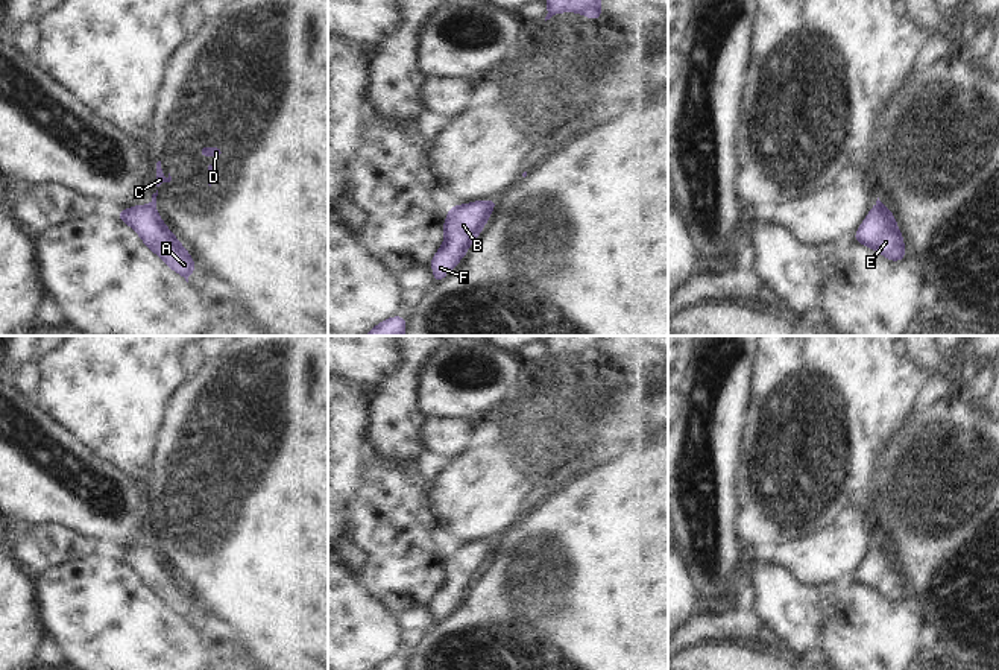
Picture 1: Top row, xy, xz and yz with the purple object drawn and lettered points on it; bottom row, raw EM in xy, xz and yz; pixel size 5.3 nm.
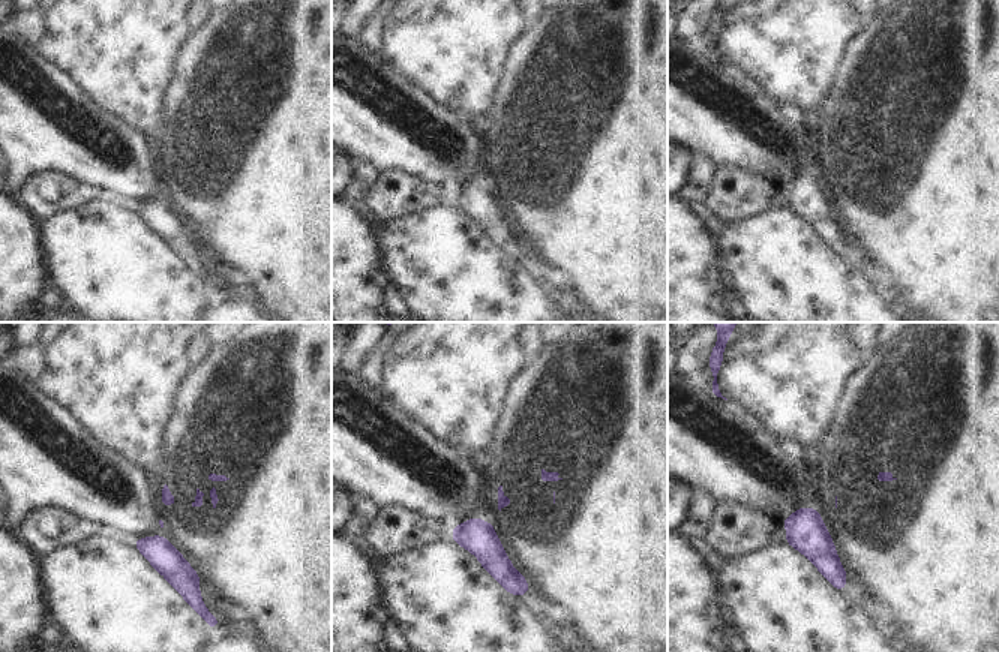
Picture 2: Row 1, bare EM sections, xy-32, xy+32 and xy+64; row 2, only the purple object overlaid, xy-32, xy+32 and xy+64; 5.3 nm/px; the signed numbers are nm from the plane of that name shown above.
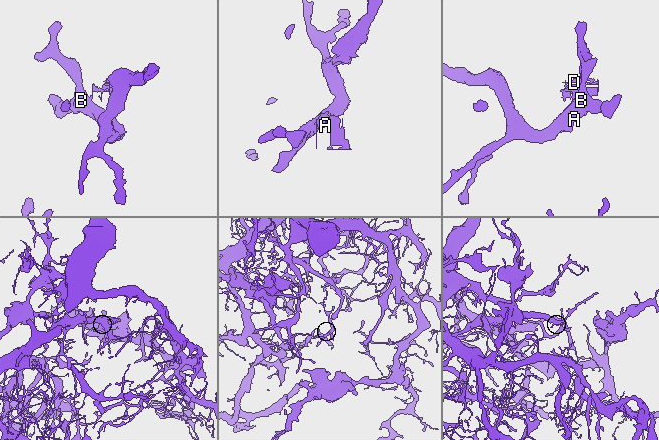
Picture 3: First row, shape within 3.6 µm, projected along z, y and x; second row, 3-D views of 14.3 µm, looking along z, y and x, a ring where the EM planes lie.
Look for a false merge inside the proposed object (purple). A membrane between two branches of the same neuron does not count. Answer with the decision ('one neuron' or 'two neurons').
two neurons

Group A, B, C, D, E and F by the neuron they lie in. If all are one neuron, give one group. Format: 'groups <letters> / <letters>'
groups A B E F / C D

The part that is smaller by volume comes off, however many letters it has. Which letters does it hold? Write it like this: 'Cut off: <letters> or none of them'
Cut off: C, D

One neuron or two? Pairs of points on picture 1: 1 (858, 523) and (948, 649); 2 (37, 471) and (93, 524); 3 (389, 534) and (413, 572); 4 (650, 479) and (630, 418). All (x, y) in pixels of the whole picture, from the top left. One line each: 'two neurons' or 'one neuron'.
1: two neurons
2: one neuron
3: one neuron
4: two neurons

